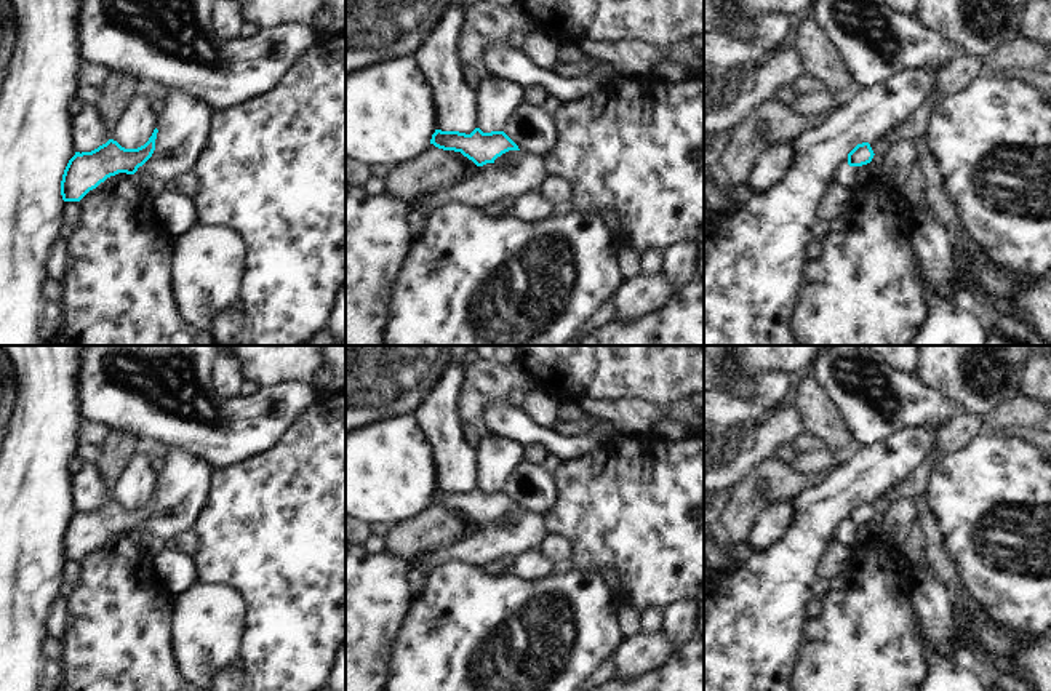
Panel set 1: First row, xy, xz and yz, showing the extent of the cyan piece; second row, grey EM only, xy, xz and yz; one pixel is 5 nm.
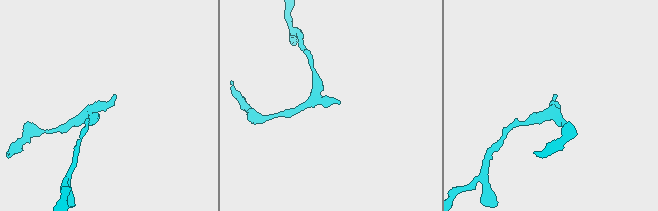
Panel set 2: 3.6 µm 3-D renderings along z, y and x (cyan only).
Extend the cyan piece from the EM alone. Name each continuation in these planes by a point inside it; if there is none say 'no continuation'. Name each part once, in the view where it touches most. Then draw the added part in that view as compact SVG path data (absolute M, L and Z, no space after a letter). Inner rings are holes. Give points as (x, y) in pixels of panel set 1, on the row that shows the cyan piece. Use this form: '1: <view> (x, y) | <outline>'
no continuation

